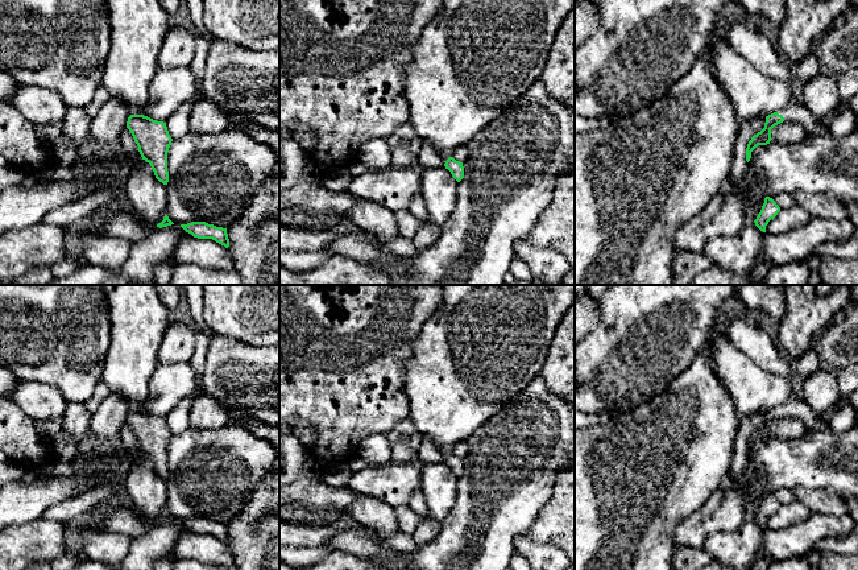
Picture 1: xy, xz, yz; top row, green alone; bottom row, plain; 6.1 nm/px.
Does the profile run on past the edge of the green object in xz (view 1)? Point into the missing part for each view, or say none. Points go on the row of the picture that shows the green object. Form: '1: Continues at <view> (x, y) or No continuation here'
1: No continuation here

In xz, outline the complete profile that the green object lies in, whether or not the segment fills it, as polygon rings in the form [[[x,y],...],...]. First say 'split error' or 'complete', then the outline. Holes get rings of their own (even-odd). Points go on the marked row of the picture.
complete; [[[449,157],[445,164],[445,169],[448,169],[452,174],[452,177],[460,182],[464,178],[464,166],[463,162],[456,161],[453,157]]]

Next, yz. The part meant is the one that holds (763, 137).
split error; [[[803,103],[800,104],[792,104],[788,106],[778,112],[774,112],[768,116],[766,116],[766,123],[764,128],[754,135],[751,140],[747,144],[746,148],[746,161],[749,162],[751,158],[751,152],[758,146],[758,145],[767,145],[770,144],[771,139],[771,129],[783,123],[783,121],[795,121],[801,124],[805,131],[811,135],[815,136],[824,136],[824,137],[830,137],[830,127],[822,125],[816,117]]]

